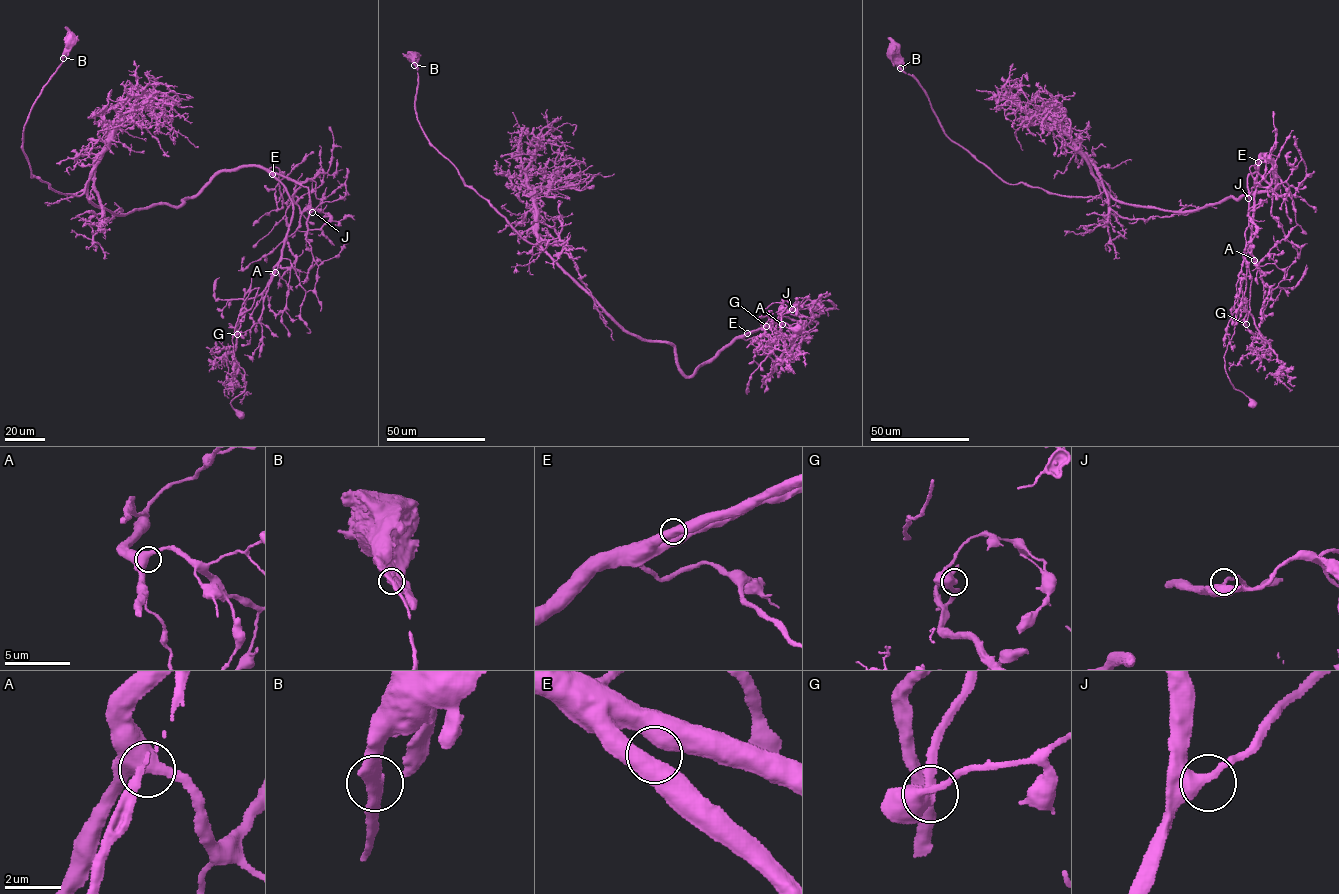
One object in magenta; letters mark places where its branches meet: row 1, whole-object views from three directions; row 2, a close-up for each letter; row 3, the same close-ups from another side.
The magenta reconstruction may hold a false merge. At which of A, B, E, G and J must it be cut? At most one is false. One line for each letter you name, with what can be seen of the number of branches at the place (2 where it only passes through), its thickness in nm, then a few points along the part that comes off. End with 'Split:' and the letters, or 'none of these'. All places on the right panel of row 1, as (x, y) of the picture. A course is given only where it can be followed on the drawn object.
G: 2 | 480 nm | (1246, 324), (1251, 276), (1241, 284), (1238, 305), (1245, 297), (1259, 334), (1295, 385)
Split: G

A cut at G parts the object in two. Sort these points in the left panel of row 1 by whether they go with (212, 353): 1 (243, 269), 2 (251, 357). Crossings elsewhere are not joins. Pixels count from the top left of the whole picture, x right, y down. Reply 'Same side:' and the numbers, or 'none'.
Same side: none

